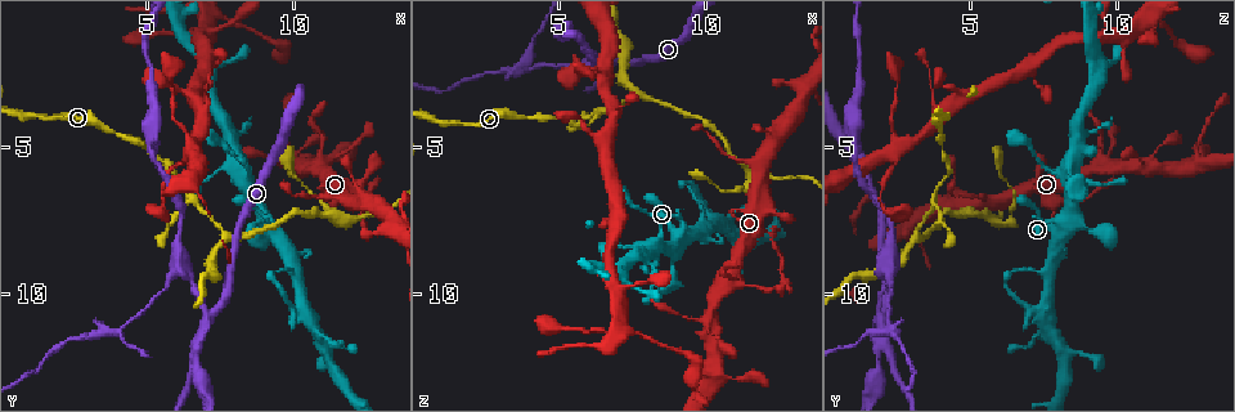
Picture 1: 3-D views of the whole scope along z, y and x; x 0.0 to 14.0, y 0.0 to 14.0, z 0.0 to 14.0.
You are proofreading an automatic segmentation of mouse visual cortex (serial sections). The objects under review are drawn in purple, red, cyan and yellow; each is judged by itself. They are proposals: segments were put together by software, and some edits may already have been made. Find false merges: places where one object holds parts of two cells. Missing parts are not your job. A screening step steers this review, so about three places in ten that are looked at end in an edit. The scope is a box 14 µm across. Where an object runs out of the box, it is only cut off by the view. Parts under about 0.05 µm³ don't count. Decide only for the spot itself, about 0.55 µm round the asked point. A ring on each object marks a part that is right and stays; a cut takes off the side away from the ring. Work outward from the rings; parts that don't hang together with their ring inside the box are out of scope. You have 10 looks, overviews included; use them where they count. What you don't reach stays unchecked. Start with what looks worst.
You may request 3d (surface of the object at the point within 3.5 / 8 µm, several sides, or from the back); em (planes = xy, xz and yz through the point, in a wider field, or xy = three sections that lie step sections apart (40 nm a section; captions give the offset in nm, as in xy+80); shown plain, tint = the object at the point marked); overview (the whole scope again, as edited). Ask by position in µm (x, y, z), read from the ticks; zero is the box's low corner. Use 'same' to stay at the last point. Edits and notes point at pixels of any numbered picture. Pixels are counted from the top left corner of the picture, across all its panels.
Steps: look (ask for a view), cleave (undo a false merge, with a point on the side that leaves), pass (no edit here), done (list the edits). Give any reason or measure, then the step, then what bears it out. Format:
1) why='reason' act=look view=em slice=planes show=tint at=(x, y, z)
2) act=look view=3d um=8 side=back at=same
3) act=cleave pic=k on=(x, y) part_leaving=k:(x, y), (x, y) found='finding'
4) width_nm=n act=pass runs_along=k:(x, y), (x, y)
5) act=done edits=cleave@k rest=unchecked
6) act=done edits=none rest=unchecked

why='side arm on a straight run' act=look view=3d um=3.5 at=(6.4, 6.8, 3.8)

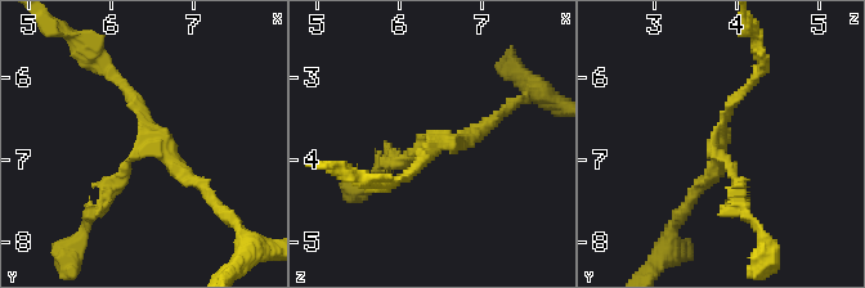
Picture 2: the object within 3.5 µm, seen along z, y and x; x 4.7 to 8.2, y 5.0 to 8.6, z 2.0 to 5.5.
arms=3 arm_widths_nm=150,150,200 act=look view=em slice=xy step=2 show=tint at=(6.50, 6.70, 3.80)

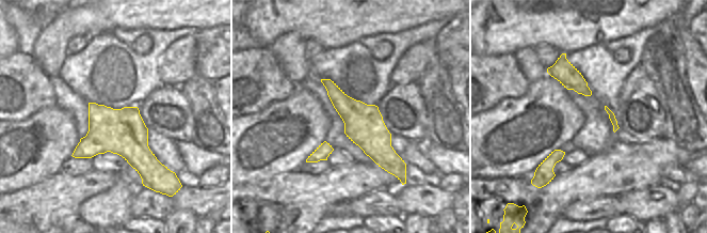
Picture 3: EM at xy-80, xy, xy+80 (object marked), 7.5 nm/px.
why='cut it another way' act=look view=em slice=xy step=1 show=tint at=same

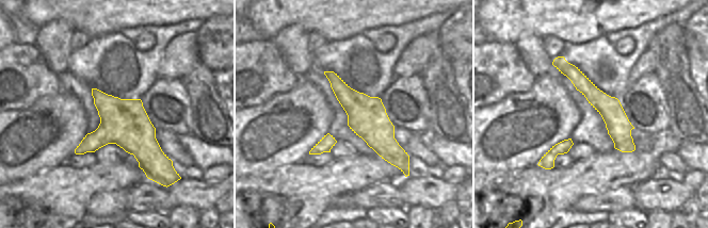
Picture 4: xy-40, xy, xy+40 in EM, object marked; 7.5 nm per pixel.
act=pass runs_along=4:(558, 60), (613, 114), (631, 148) found='continuous, no second cell'

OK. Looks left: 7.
why='side arm on a straight run' act=look view=3d um=3.5 side=back at=(7.2, 10.6, 2.0)

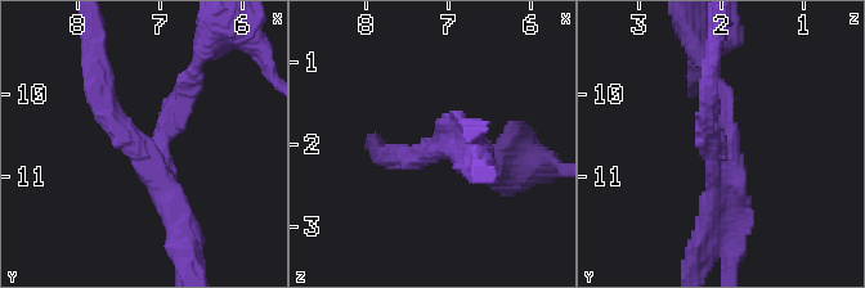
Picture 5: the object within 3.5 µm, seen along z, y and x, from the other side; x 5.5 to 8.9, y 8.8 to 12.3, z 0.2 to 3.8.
act=look view=em slice=xy step=5 show=tint at=(7.15, 10.65, 2.10)

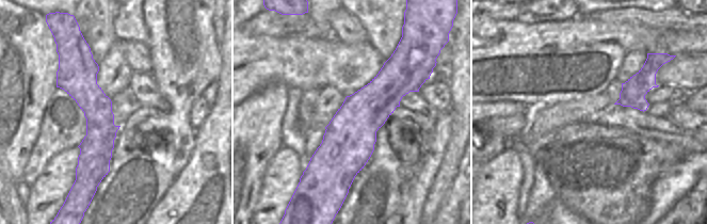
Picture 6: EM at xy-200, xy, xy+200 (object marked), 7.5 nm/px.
act=cleave pic=5 on=(182, 109) part_leaving=5:(157, 147), (209, 44) found='two cells meet here'

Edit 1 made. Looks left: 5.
act=look view=3d um=3.5 at=(7.7, 8.0, 3.1)

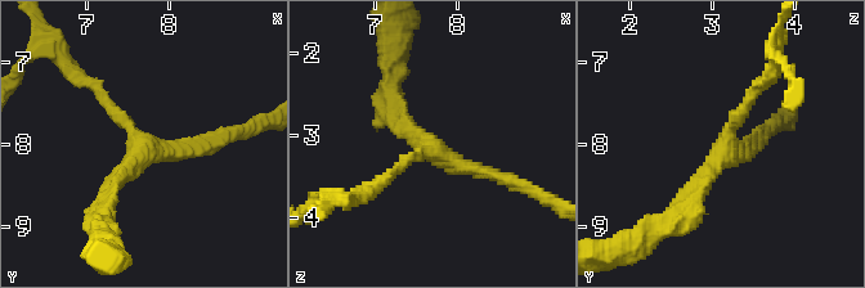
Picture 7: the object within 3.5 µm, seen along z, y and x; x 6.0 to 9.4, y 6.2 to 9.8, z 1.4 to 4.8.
arms=3 arm_widths_nm=150,200,200 why='now the EM' act=look view=em slice=xy step=1 show=tint at=(7.70, 8.05, 3.15)

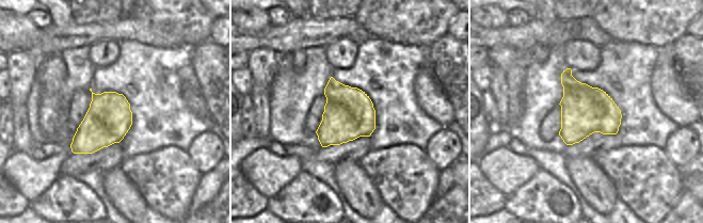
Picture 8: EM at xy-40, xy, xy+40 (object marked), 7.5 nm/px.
width_nm=380 act=pass runs_along=7:(93, 84), (152, 151), (223, 139) found='all the same cell'

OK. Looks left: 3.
why='redraw' act=look view=overview

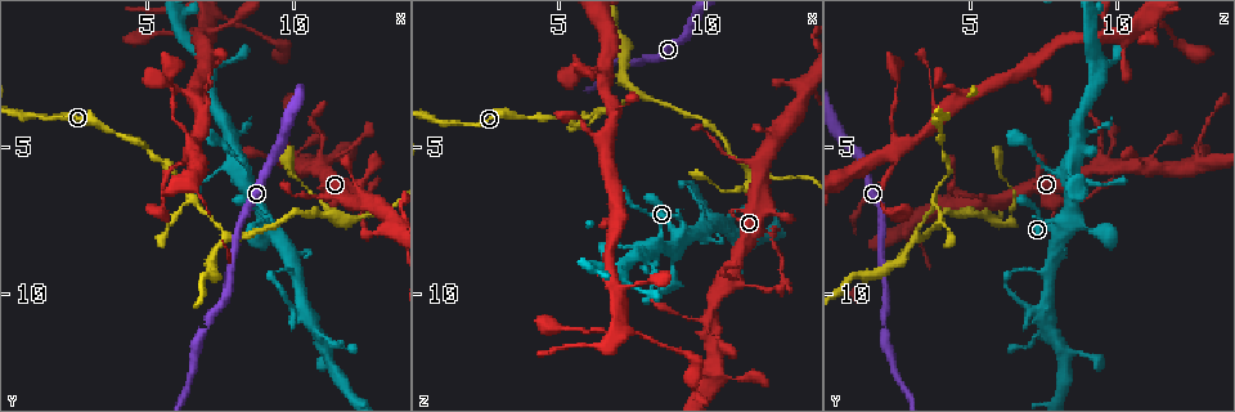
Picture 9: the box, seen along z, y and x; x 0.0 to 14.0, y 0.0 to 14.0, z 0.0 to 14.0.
why='sharp bend' act=look view=3d um=3.5 at=(10.2, 10.4, 7.5)

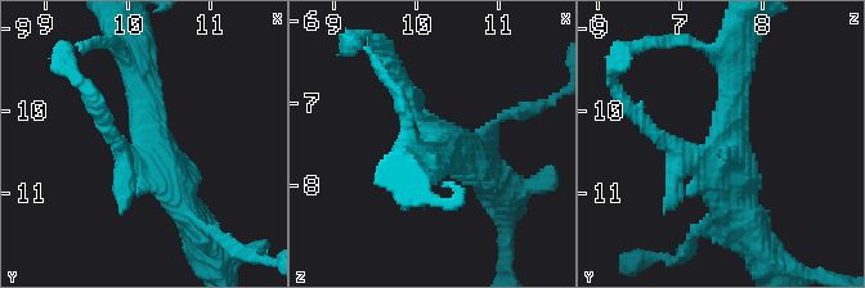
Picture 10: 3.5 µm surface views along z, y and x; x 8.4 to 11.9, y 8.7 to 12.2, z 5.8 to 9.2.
arms=3 arm_widths_nm=200,350,400 act=look view=em slice=xy step=3 show=tint at=(10.25, 10.45, 7.60)

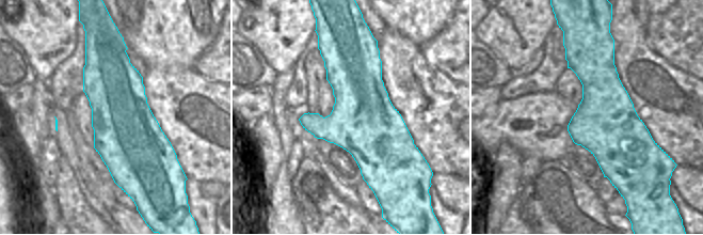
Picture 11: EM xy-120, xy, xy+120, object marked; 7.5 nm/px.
act=cleave pic=10 on=(86, 97) part_leaving=10:(131, 154), (108, 131), (84, 84) found='two cells meet here'

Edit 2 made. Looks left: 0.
act=done edits=cleave@5,cleave@10 rest=unchecked

